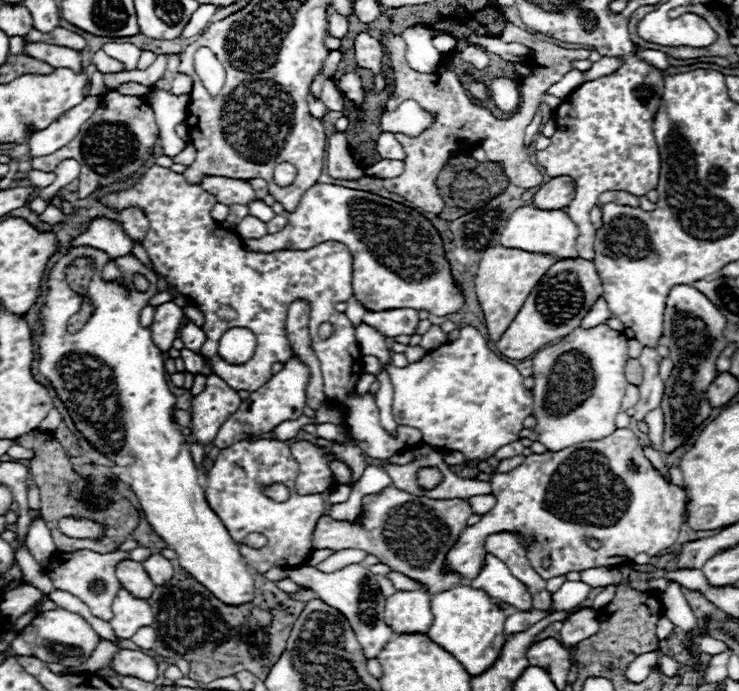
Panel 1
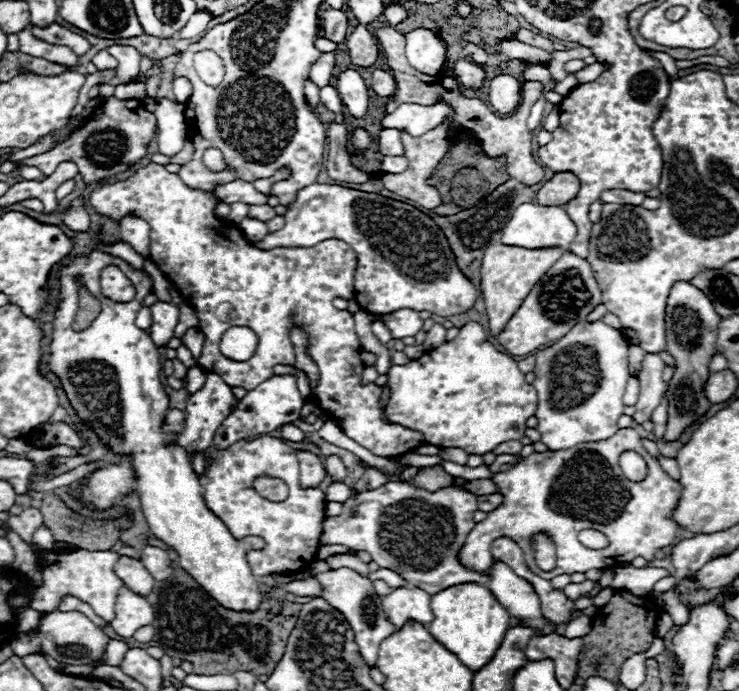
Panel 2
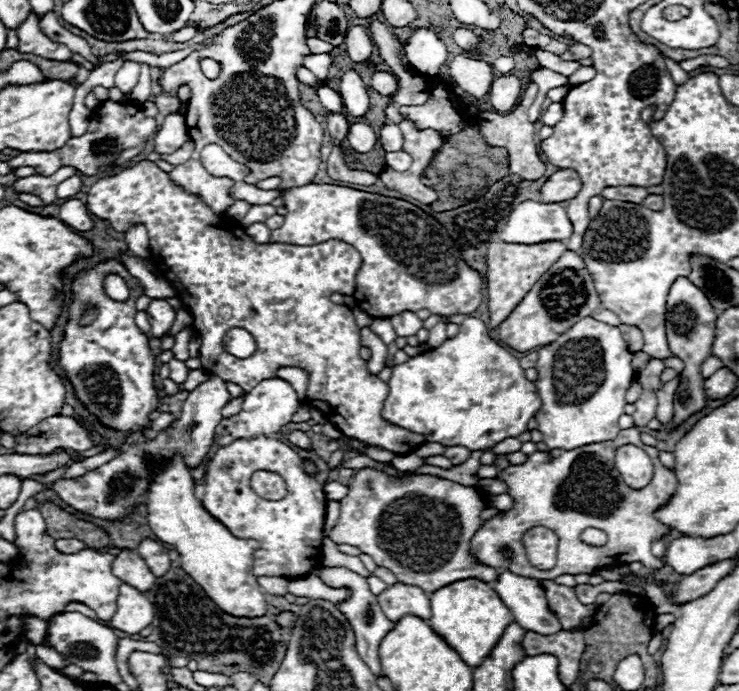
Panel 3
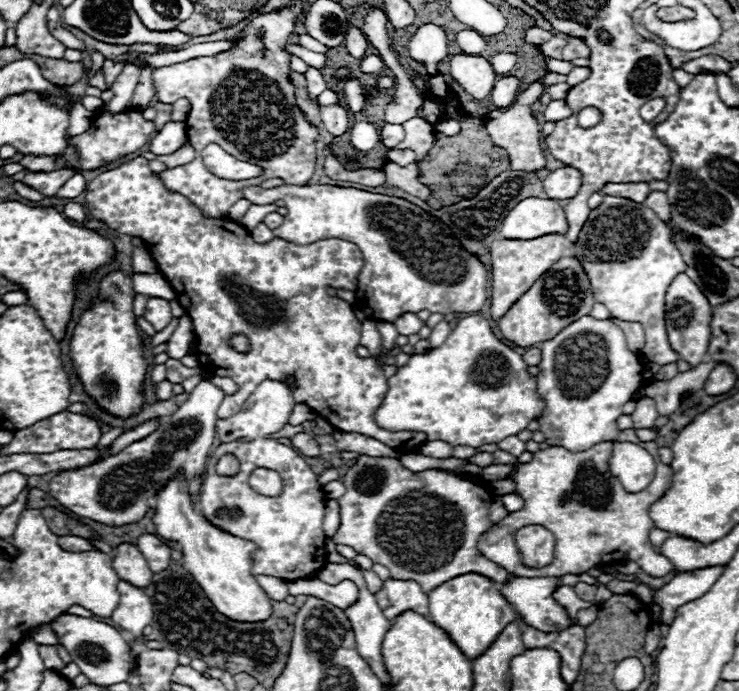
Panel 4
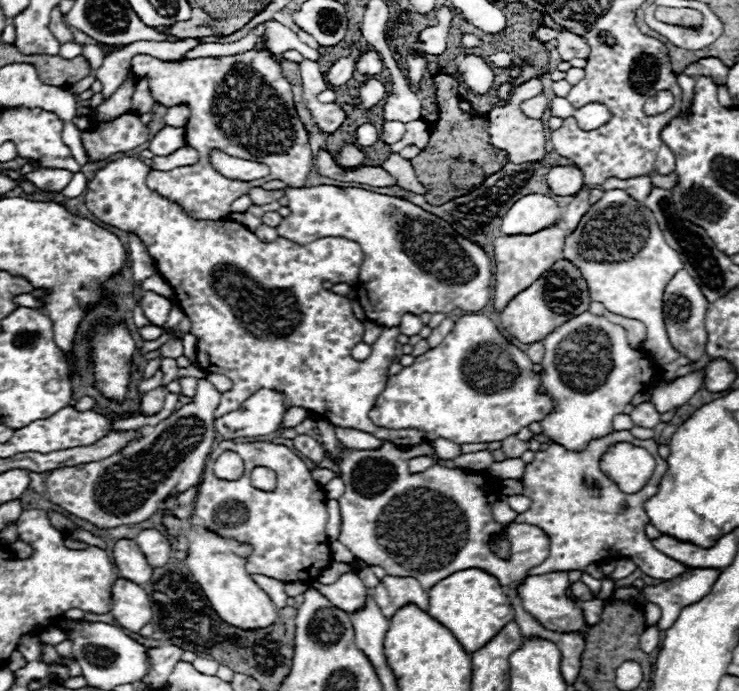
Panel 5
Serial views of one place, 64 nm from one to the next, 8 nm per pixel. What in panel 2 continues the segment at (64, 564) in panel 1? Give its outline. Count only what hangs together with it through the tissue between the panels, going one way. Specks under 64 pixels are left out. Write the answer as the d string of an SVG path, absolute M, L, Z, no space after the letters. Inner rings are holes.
M26 508L20 516L28 516L28 538L24 538L24 540L30 544L32 552L38 560L38 568L42 572L42 584L38 588L34 588L34 592L30 594L28 608L32 608L32 610L36 610L44 616L44 614L56 612L58 606L60 606L60 600L64 596L74 596L74 598L90 604L102 620L110 622L114 618L114 604L116 604L118 590L122 588L120 578L114 574L114 564L116 564L116 558L120 558L120 554L110 552L110 550L104 550L104 552L74 550L70 554L58 554L58 552L52 550L52 552L42 554L32 544L32 536L34 536L36 528L40 528L44 524L40 510L38 508Z

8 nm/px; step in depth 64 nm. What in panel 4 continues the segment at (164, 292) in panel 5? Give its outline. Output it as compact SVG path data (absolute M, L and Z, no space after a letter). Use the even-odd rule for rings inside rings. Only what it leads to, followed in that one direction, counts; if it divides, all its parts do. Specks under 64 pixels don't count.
M134 274L132 284L134 284L134 290L144 296L156 296L156 298L164 298L164 300L176 298L172 286L166 282L166 278L162 274L156 274L156 276Z

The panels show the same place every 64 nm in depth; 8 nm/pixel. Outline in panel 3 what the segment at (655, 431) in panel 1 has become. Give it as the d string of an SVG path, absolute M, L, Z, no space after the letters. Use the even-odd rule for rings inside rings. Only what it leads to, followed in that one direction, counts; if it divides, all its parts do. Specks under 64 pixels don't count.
M680 374L670 380L670 382L662 382L662 386L658 388L660 392L656 394L658 396L658 410L656 410L656 418L666 426L670 420L672 420L672 414L674 414L674 394L676 394L676 388L680 384Z

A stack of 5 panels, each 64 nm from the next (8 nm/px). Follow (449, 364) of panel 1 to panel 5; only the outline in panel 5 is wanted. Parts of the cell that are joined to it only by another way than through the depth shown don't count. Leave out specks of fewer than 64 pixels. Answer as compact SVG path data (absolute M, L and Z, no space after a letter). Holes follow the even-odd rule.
M464 314L440 346L416 356L412 366L388 378L370 418L382 428L420 428L430 440L446 438L456 444L504 440L554 410L552 396L540 394L540 374L532 366L528 354L510 344L488 316Z

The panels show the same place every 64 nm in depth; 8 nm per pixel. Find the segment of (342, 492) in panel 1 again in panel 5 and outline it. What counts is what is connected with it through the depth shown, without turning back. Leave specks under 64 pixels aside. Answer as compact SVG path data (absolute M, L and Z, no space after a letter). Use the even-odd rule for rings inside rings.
M336 476L336 478L332 478L328 484L324 484L322 488L324 488L326 498L334 498L334 500L338 500L338 498L342 496L342 492L344 492L344 482L342 482L340 476Z

